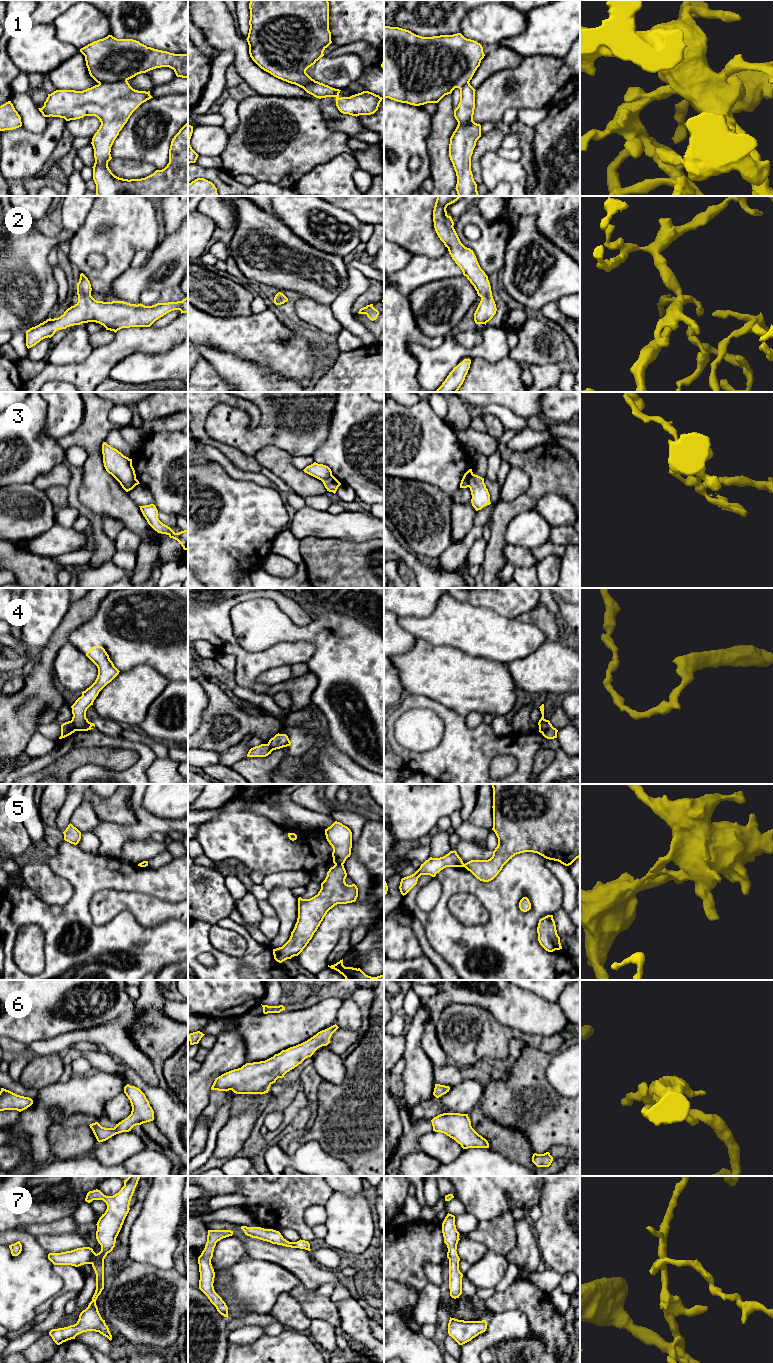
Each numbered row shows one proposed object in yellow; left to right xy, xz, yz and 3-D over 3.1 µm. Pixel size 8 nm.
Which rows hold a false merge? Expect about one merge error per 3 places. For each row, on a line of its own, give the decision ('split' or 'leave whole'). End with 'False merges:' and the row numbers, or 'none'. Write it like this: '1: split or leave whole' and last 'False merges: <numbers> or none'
1: leave whole
2: leave whole
3: split
4: split
5: split
6: leave whole
7: leave whole
False merges: 3, 4, 5

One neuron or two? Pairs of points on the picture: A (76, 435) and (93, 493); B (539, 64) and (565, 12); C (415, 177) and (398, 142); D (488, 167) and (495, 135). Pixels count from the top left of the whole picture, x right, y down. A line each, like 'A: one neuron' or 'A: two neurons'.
A: one neuron
B: two neurons
C: one neuron
D: two neurons

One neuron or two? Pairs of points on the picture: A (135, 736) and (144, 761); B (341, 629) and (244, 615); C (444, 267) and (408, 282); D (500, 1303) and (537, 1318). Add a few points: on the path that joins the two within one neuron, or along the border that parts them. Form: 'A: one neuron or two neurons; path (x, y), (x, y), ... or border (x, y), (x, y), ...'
A: two neurons; border (121, 735), (132, 741), (144, 743), (156, 756)
B: one neuron; path (317, 633), (291, 633), (268, 625)
C: one neuron; path (435, 269), (422, 269), (417, 273)
D: one neuron; path (509, 1303), (522, 1303), (528, 1309)

